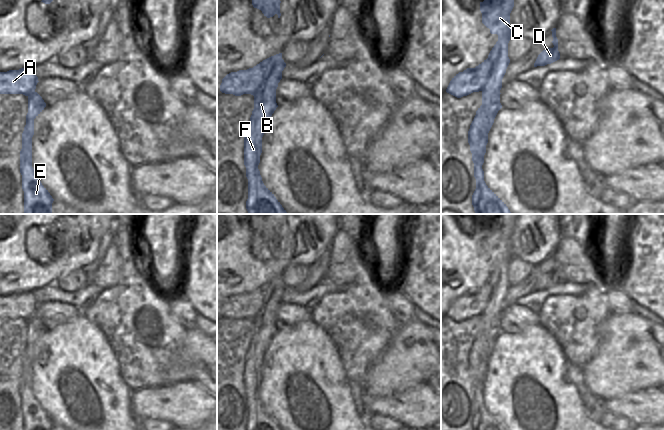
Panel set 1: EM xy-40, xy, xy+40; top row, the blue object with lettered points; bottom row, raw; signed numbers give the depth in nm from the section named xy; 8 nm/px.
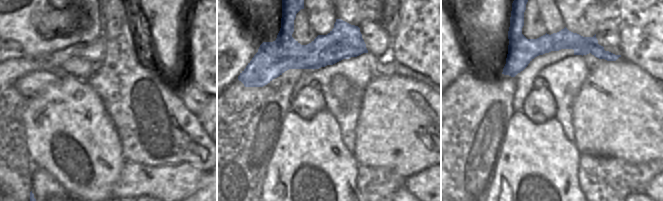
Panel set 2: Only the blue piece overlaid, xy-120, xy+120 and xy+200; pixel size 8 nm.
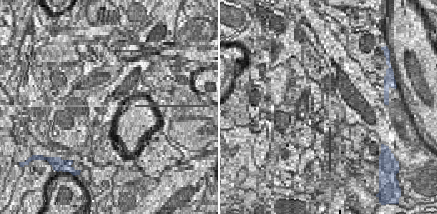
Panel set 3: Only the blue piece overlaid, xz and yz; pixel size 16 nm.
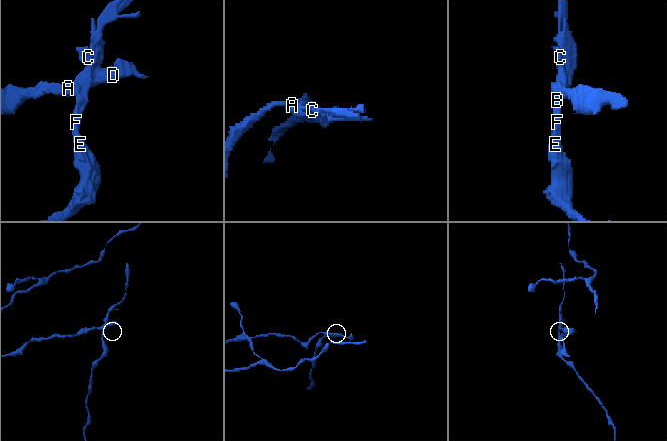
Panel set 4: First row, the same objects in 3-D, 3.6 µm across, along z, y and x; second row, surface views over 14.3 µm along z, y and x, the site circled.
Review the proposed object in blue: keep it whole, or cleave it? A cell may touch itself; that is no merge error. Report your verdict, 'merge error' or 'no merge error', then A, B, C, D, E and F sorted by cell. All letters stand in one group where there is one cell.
merge error | A D / B C E F

